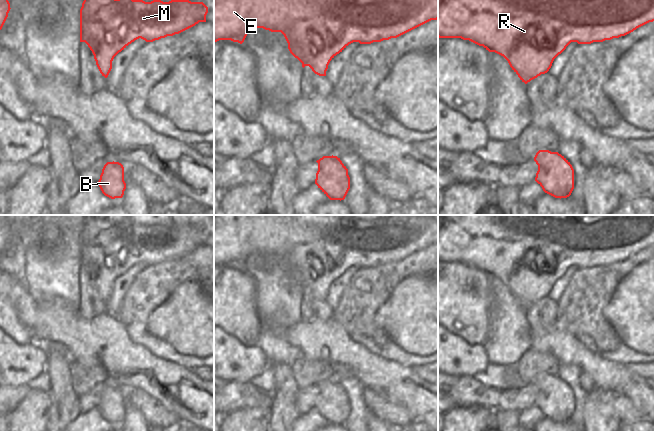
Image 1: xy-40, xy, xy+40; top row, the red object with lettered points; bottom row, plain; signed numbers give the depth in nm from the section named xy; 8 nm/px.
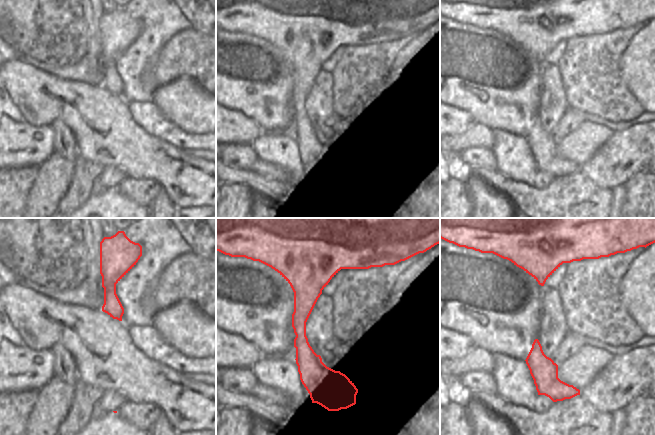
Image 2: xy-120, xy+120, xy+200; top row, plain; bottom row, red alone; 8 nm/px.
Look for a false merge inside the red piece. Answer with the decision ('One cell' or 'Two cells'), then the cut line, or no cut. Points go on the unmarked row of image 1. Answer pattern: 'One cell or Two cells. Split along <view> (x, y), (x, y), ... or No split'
One cell. No split

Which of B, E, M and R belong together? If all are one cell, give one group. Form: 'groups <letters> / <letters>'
groups B E M R

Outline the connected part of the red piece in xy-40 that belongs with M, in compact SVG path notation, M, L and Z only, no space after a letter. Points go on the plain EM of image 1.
M128 216L123 222L111 222L107 218L86 218L80 233L80 266L85 266L94 279L96 289L105 302L112 293L114 281L129 268L141 262L153 266L179 258L199 246L206 246L208 231L203 226L171 224L133 224Z

